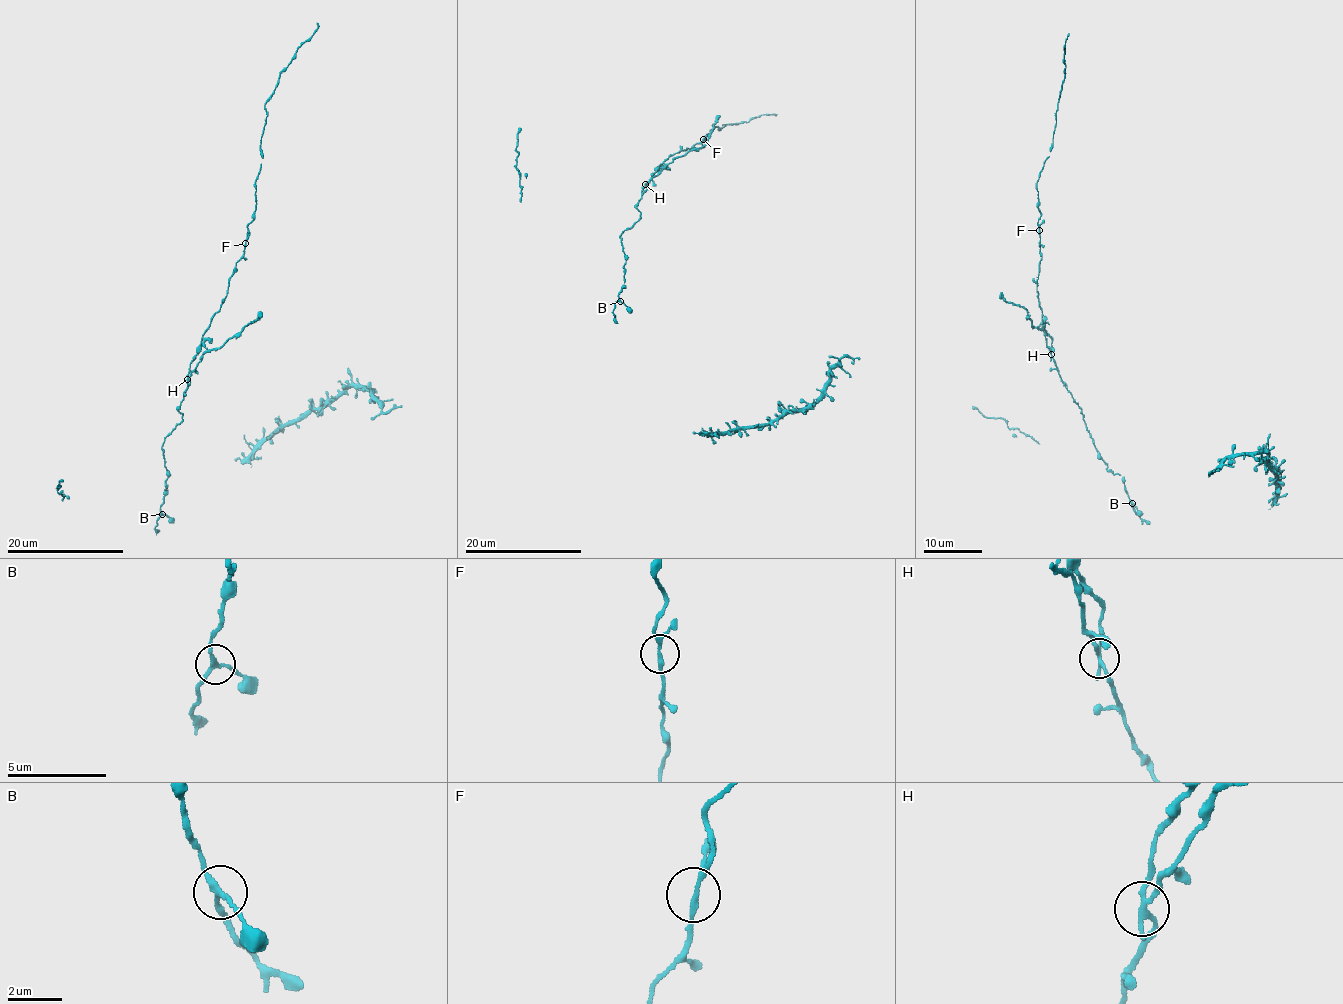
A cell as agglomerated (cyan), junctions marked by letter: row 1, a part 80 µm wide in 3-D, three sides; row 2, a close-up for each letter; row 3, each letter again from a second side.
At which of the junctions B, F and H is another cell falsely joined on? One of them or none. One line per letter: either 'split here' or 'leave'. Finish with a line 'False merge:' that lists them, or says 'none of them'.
B: leave
F: leave
H: split here
False merge: H

